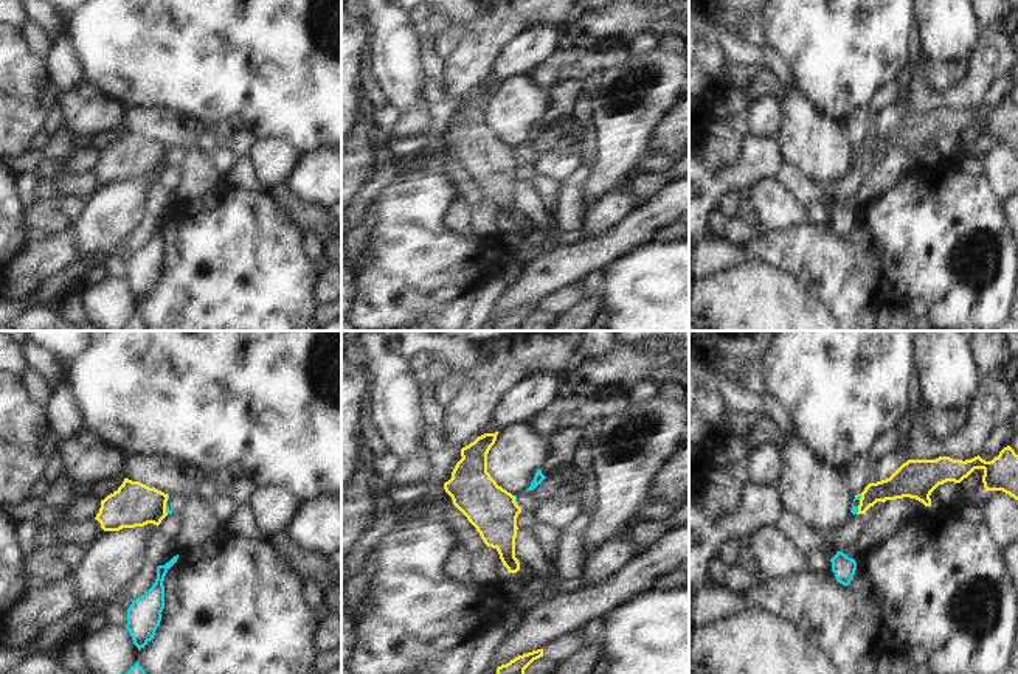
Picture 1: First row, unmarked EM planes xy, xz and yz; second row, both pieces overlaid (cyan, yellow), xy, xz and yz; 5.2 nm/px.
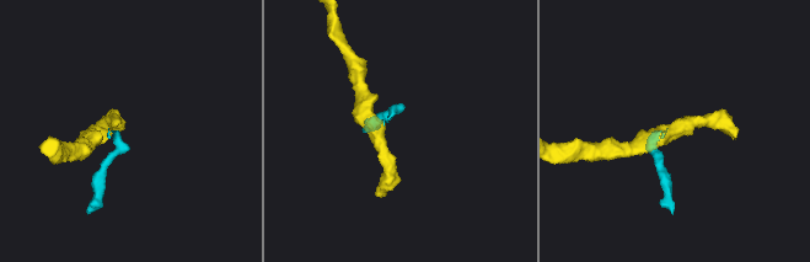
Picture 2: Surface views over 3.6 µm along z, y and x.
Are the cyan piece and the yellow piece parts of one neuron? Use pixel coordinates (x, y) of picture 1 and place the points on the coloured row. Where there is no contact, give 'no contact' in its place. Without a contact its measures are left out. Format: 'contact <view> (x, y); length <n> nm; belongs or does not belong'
contact xy (166, 505); length 100 nm; does not belong

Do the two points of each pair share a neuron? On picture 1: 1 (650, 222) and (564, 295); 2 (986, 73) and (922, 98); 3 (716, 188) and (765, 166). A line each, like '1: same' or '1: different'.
1: different
2: same
3: same

